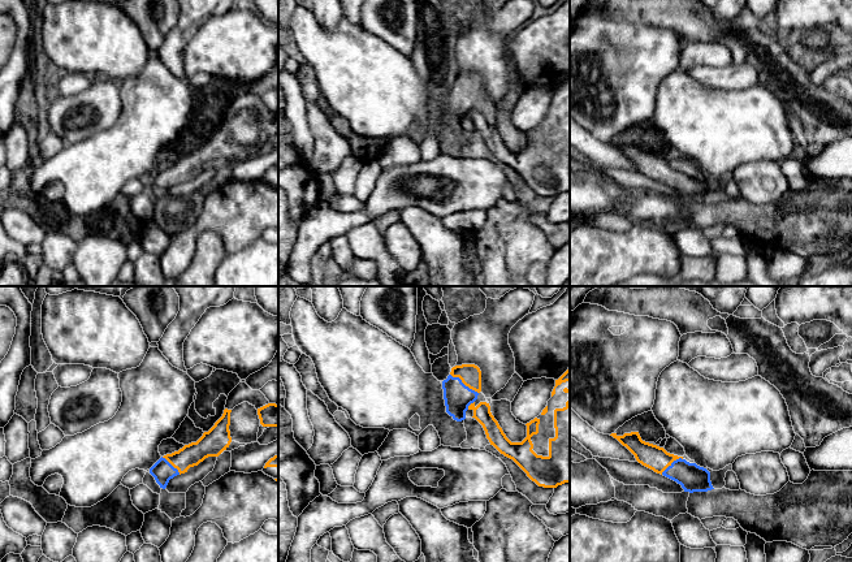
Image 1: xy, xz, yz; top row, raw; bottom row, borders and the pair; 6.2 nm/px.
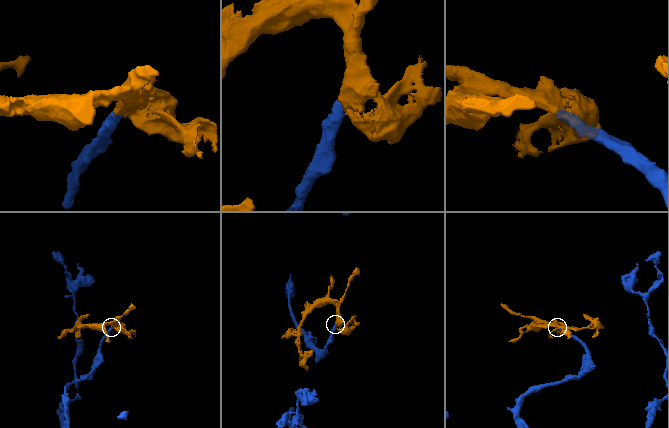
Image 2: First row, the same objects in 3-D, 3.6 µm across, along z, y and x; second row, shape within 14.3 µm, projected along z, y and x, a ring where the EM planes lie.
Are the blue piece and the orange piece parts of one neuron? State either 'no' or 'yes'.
yes

